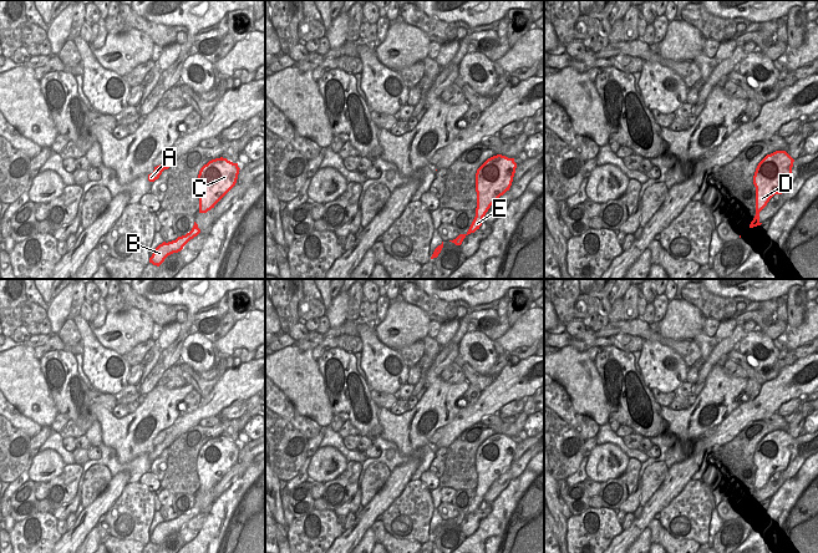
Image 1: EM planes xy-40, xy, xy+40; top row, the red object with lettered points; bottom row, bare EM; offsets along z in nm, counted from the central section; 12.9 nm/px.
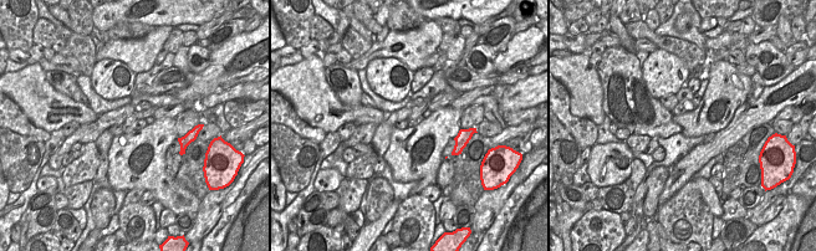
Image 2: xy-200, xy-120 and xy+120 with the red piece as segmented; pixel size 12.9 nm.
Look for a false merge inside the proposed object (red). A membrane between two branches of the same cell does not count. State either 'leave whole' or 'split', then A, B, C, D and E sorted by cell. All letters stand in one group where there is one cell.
leave whole | A B C D E

